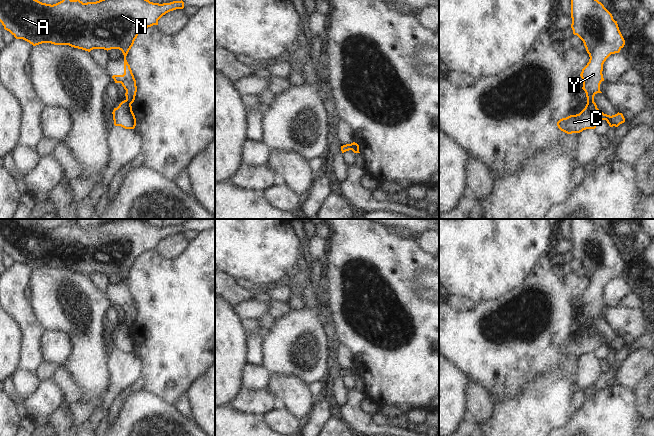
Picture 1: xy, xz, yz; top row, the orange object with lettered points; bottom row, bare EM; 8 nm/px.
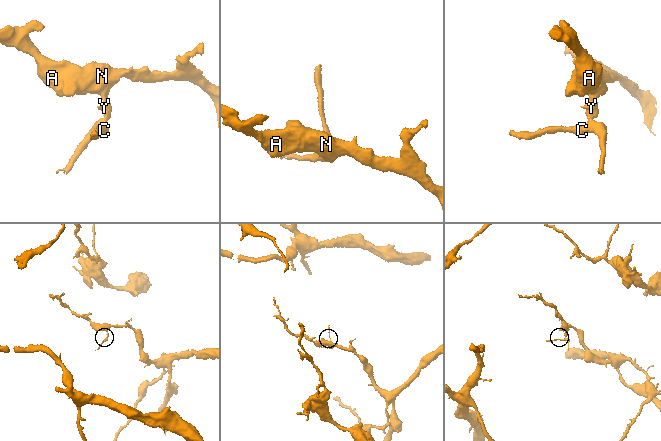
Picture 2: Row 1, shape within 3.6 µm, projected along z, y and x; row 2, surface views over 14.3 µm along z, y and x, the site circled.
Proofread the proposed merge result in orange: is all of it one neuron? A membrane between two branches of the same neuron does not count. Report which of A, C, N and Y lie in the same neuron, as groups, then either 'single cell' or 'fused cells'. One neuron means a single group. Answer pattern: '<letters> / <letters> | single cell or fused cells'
A N Y / C | fused cells

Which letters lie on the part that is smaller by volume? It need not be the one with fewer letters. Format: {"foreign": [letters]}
{"foreign": ["C"]}

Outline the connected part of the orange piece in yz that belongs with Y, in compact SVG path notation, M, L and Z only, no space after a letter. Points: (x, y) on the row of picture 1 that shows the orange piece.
M571 0L571 28L584 43L589 62L580 74L583 80L582 89L587 102L594 101L604 81L603 64L606 59L619 53L625 40L619 30L617 21L598 0Z

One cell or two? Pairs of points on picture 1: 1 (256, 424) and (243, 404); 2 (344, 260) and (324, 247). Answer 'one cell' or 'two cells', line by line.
1: two cells
2: two cells

